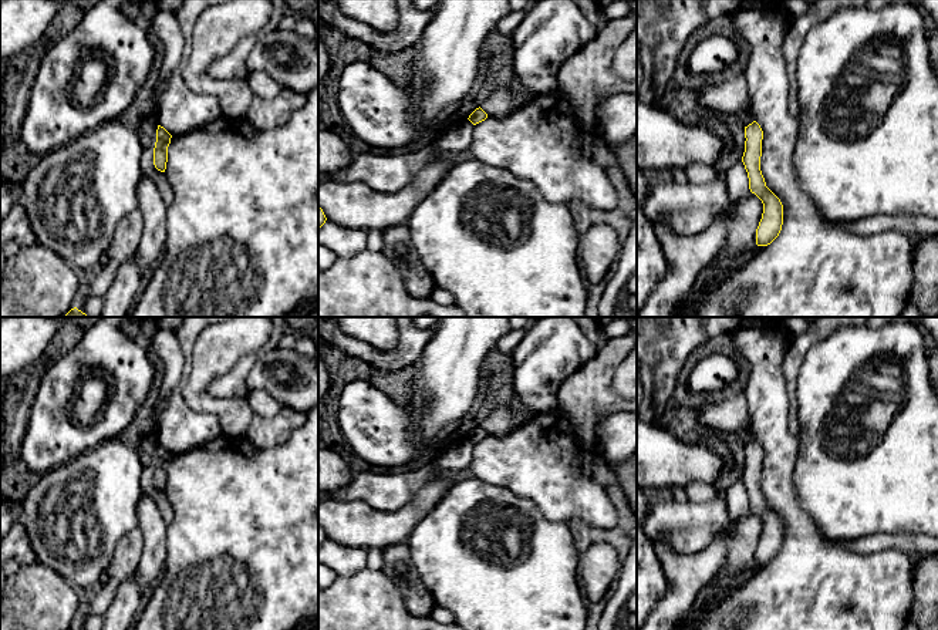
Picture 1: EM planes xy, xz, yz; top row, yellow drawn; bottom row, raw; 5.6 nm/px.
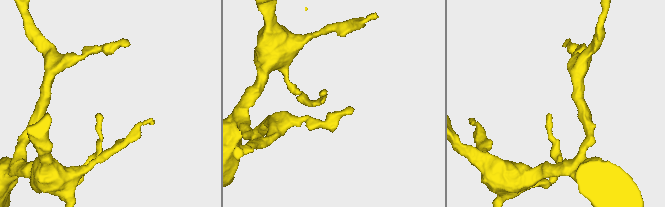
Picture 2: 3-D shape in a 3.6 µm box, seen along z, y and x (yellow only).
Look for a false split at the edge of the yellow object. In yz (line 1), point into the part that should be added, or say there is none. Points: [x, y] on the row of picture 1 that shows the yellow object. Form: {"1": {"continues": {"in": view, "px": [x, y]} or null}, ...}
{"1": {"continues": null}}

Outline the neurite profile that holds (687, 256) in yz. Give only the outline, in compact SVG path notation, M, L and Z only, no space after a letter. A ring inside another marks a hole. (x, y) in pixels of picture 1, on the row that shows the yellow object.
M742 161L725 175L729 202L725 212L704 232L676 235L668 225L654 222L655 233L664 249L668 270L657 289L638 310L638 317L679 317L676 309L695 280L725 243L733 206L749 193L749 178Z

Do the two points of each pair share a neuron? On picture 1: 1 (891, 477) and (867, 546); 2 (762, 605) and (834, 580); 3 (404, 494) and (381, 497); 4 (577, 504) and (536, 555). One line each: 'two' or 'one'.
1: two
2: one
3: one
4: two

